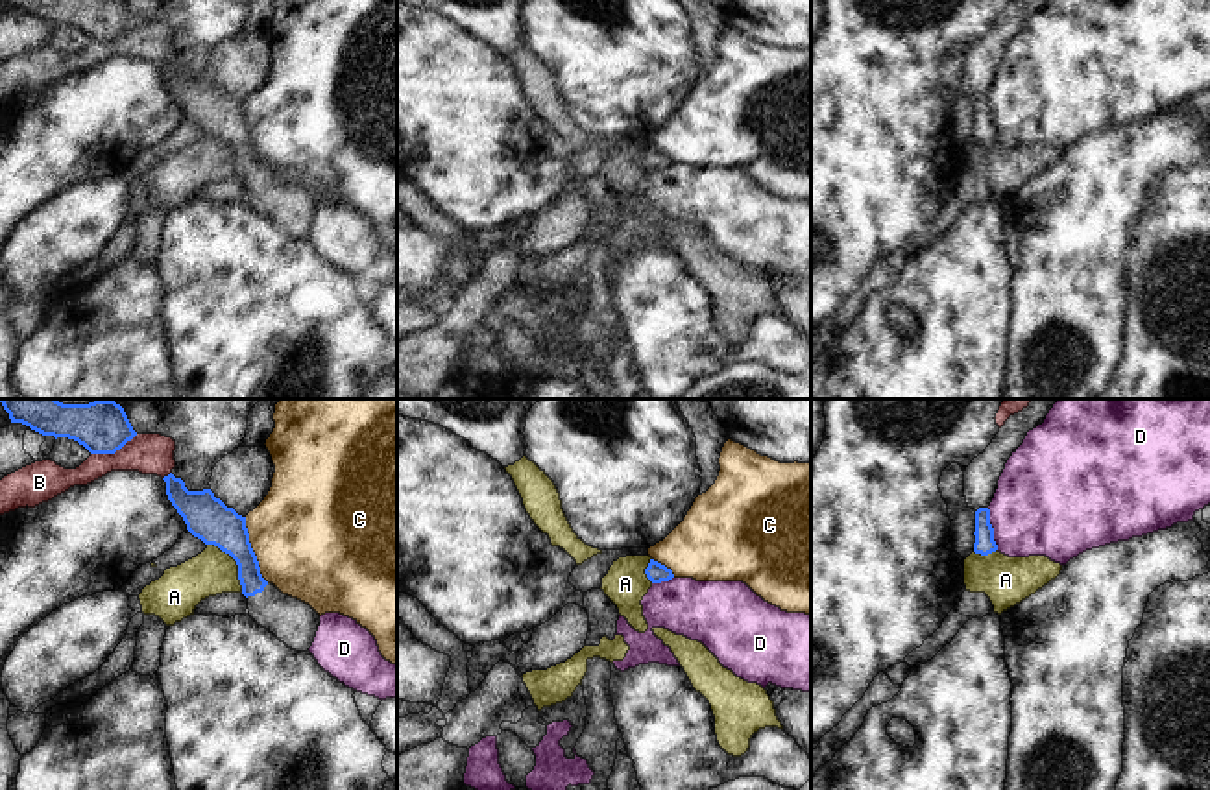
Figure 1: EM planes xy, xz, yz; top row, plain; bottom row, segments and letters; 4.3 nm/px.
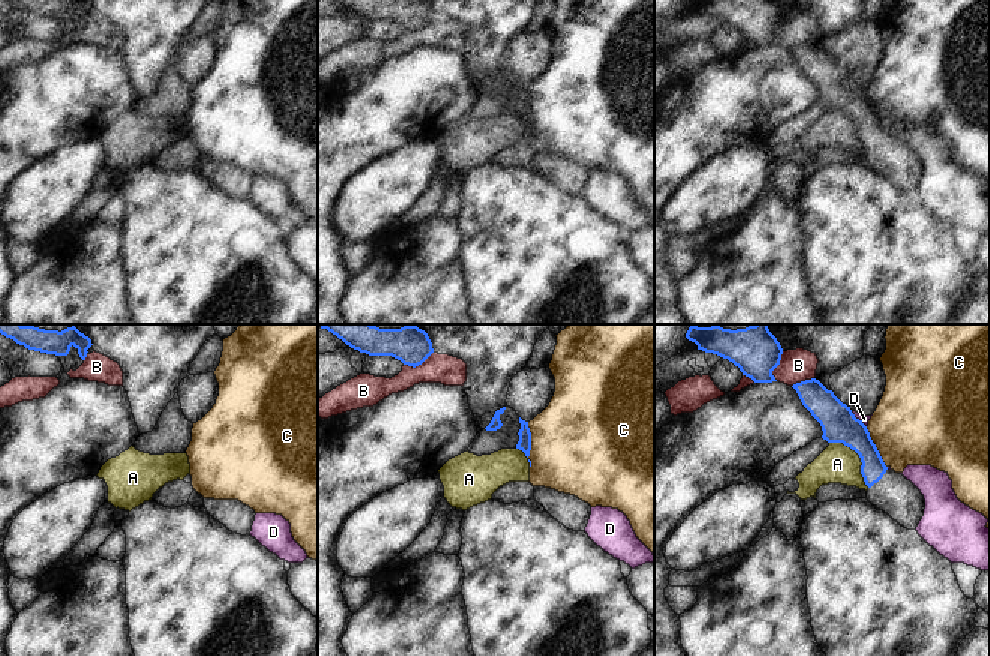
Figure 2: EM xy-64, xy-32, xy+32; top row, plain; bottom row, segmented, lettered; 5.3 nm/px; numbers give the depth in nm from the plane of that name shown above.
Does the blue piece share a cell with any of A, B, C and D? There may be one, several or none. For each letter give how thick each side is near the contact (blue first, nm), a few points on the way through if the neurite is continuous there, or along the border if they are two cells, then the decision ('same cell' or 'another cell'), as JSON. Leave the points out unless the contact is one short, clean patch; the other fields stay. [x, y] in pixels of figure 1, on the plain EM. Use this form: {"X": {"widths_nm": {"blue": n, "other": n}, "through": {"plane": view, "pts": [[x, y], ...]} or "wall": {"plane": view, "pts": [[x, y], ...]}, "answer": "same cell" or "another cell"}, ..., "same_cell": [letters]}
{"A": {"widths_nm": {"blue": 190, "other": 200}, "wall": {"plane": "xy", "pts": [[207, 130], [213, 130], [235, 148], [242, 178]]}, "answer": "another cell"}, "B": {"widths_nm": {"blue": 180, "other": 180}, "wall": {"plane": "xy", "pts": [[137, 21], [113, 39], [91, 41]]}, "answer": "another cell"}, "C": {"widths_nm": {"blue": 190, "other": 480}, "wall": {"plane": "xy", "pts": [[244, 104], [259, 159], [268, 168]]}, "answer": "another cell"}, "D": {"widths_nm": {"blue": 90, "other": 440}, "answer": "another cell"}, "same_cell": []}

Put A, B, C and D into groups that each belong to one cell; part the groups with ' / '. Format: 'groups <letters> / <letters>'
groups A / B / C / D

